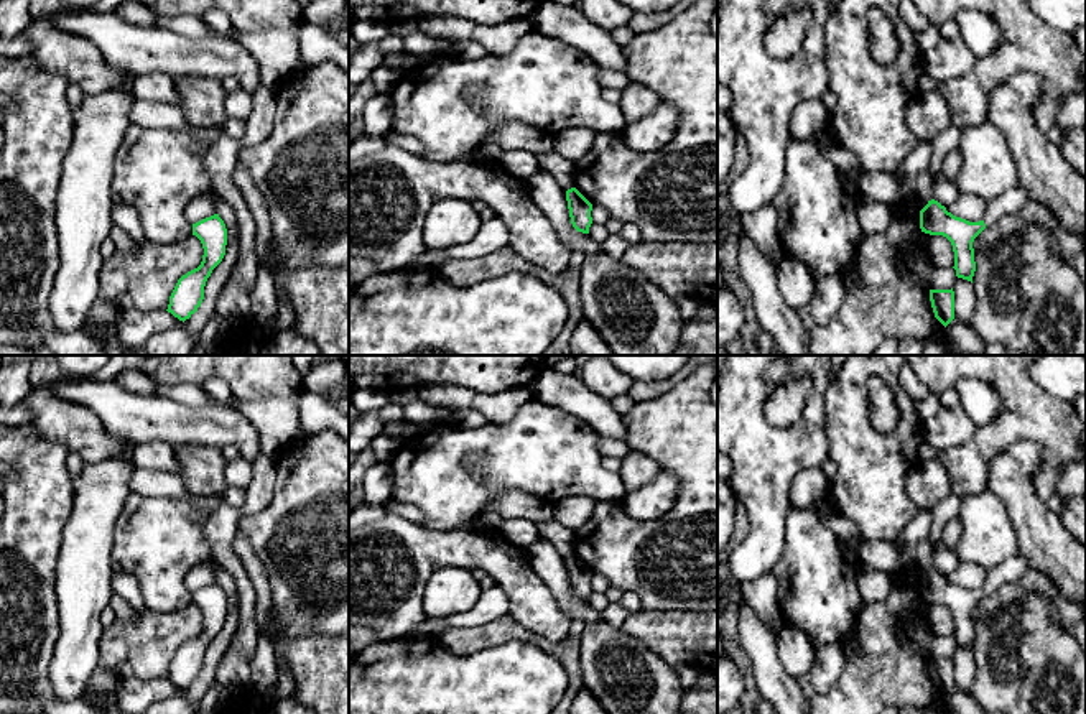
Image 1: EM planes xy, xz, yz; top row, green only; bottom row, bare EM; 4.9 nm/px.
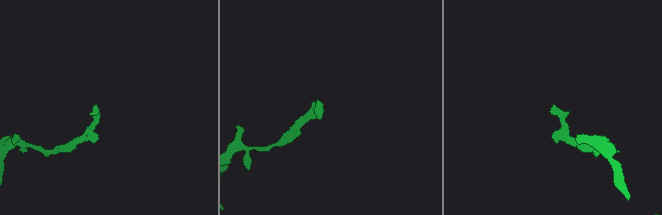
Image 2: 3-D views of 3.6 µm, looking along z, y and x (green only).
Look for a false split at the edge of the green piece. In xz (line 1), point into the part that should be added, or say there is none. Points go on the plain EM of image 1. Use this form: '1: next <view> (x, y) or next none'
1: next none

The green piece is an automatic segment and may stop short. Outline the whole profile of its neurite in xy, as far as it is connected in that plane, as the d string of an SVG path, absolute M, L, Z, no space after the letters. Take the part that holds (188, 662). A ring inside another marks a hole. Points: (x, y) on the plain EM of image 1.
M219 582L193 592L193 604L202 612L202 630L197 637L188 640L178 648L166 678L183 691L201 675L206 650L212 638L222 630L227 614L227 597Z

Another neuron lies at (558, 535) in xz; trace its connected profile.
M551 520L538 522L540 538L550 541L566 559L574 556L574 530Z

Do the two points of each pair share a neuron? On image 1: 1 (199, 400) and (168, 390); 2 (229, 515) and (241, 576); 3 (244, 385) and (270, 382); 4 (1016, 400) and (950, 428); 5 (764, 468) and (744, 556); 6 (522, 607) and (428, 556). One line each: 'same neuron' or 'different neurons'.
1: same neuron
2: same neuron
3: same neuron
4: different neurons
5: same neuron
6: same neuron

